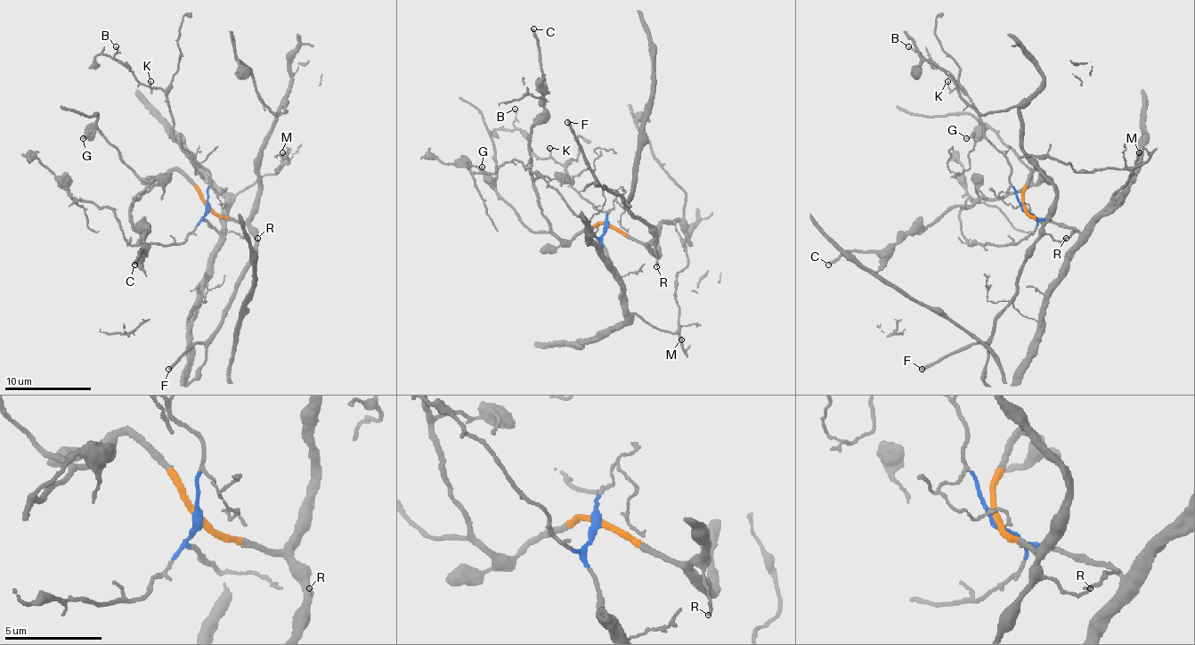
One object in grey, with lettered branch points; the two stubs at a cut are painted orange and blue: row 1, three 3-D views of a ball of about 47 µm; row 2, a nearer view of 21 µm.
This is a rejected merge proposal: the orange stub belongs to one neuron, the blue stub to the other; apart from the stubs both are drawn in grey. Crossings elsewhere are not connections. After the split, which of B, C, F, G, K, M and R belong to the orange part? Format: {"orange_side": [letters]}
{"orange_side": ["C", "F", "G", "R"]}

